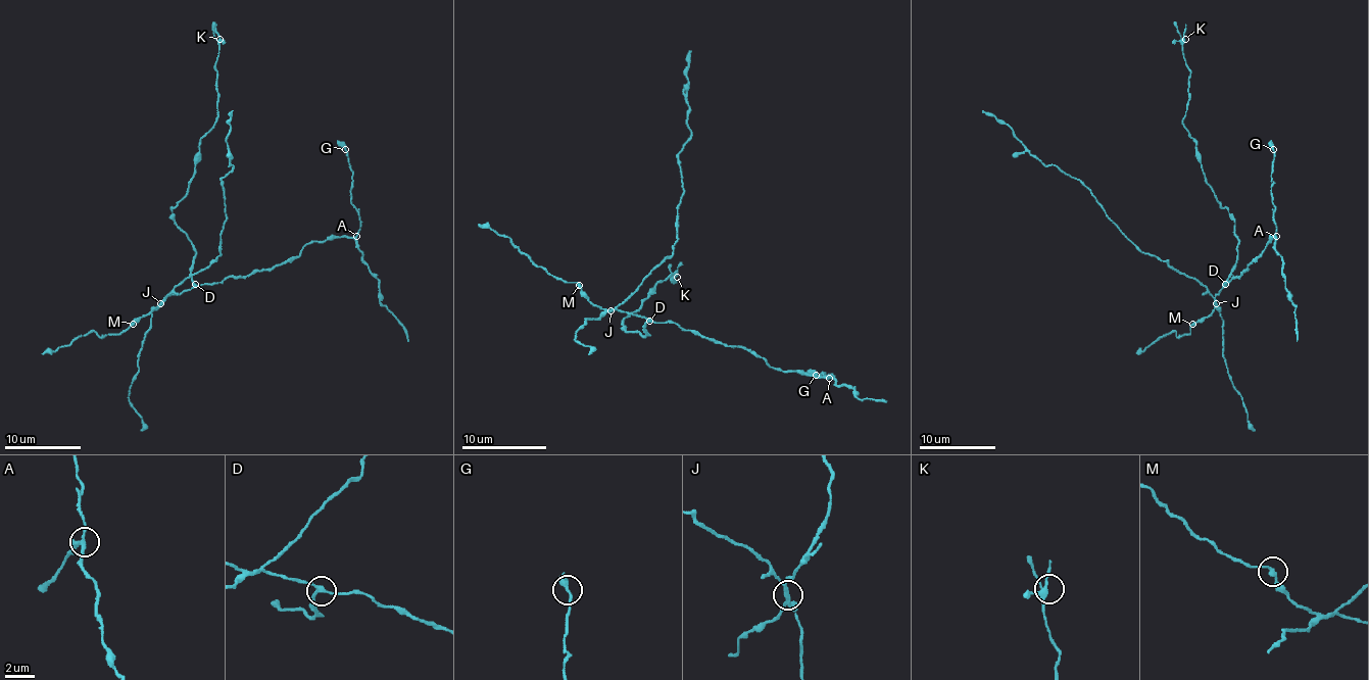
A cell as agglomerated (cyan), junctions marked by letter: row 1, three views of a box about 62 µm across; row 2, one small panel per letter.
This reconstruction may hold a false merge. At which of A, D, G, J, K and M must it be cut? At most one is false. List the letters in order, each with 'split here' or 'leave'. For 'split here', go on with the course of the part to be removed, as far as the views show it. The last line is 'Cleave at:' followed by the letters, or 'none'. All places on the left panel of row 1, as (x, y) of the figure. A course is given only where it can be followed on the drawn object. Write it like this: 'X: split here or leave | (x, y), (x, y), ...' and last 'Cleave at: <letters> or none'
A: leave
D: leave
G: leave
J: split here | (161, 302), (184, 278), (219, 255), (226, 220), (222, 179), (233, 165), (226, 138), (233, 110)
K: leave
M: leave
Cleave at: J

